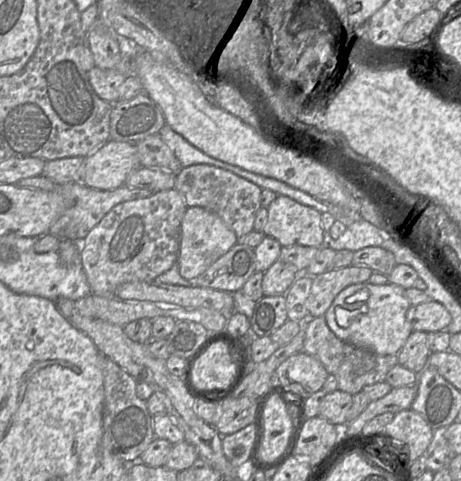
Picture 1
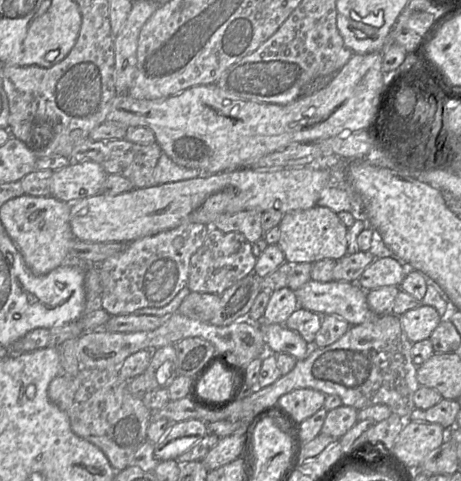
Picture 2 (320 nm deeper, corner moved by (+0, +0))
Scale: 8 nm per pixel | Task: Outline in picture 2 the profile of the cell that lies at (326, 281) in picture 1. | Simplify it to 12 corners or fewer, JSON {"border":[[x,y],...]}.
{"border":[[376,258],[357,284],[365,291],[399,286],[402,265]]}

